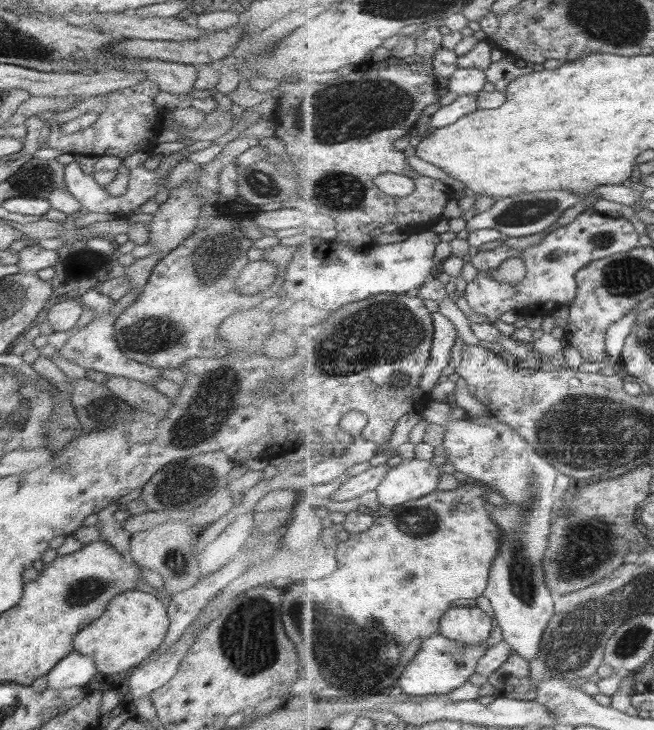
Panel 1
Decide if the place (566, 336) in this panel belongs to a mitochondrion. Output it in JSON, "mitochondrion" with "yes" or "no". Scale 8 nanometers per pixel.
{"mitochondrion":"no"}

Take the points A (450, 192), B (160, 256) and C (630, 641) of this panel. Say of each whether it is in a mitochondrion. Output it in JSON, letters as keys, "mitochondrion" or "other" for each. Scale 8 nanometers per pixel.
{"A":"other","B":"other","C":"mitochondrion"}

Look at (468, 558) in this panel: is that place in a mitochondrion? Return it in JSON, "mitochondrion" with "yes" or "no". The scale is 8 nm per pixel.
{"mitochondrion":"no"}

